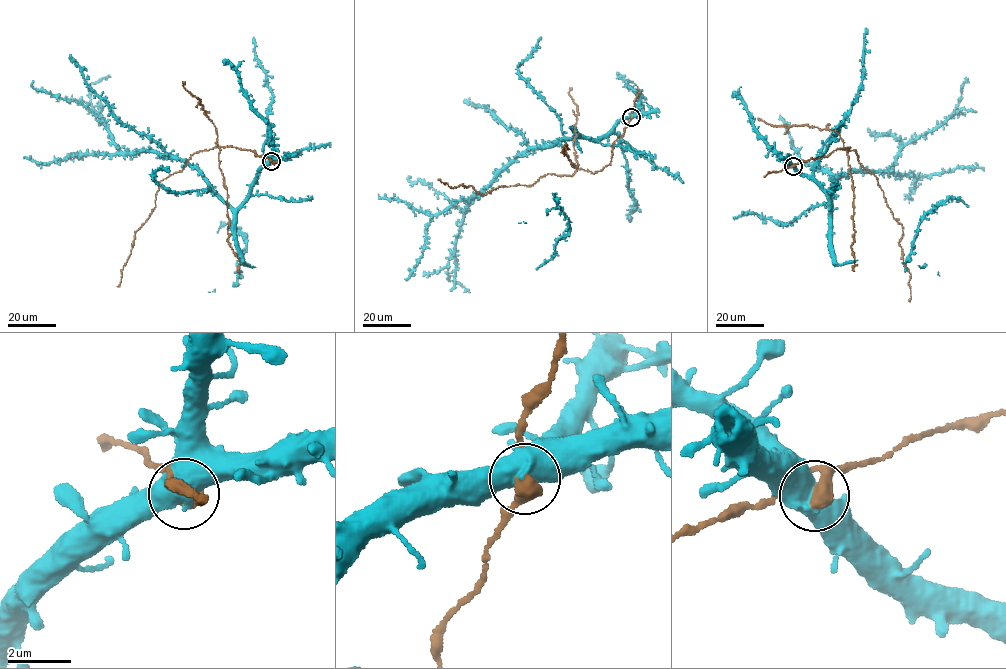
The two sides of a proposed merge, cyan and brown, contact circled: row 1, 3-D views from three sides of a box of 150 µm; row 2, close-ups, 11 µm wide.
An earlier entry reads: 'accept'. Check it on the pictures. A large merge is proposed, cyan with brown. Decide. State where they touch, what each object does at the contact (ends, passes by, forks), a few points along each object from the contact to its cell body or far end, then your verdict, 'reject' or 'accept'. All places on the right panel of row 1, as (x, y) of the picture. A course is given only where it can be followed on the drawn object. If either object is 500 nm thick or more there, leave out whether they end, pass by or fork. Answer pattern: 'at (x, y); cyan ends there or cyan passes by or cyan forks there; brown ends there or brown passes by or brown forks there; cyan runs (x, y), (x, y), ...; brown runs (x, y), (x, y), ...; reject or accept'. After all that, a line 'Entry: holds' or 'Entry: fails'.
at (793, 166); cyan runs (793, 166), (826, 195), (830, 214), (839, 175), (890, 170), (899, 149), (951, 114), (967, 78); brown runs (793, 166), (840, 148), (855, 150), (902, 226), (899, 244), (910, 274), (909, 301); accept
Entry: holds

